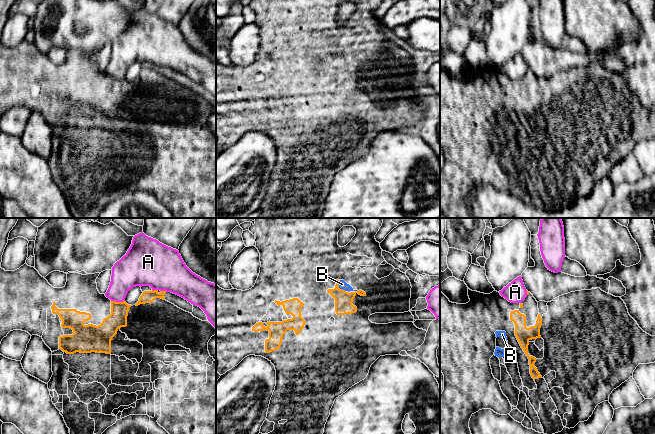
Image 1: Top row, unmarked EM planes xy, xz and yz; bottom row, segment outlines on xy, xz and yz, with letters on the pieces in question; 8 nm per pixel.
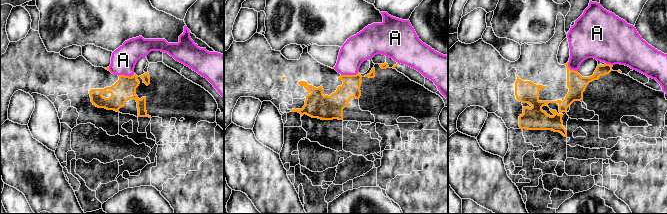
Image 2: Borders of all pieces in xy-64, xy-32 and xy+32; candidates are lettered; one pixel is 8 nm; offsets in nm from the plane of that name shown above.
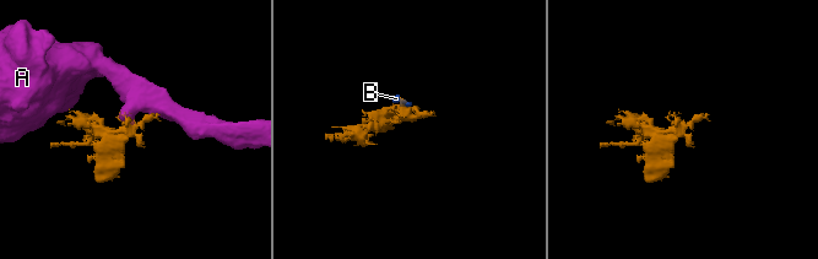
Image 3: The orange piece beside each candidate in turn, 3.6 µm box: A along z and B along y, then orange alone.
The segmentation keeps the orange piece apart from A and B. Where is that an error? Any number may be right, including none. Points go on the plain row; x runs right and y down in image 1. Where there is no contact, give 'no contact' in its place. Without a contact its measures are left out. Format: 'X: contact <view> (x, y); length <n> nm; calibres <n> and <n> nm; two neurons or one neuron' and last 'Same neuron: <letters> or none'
A: contact xy (118, 78); length 110 nm; calibres 150 and 240 nm; two neurons
B: contact xz (338, 63); length 110 nm; calibres 140 and 70 nm; one neuron
Same neuron: B

